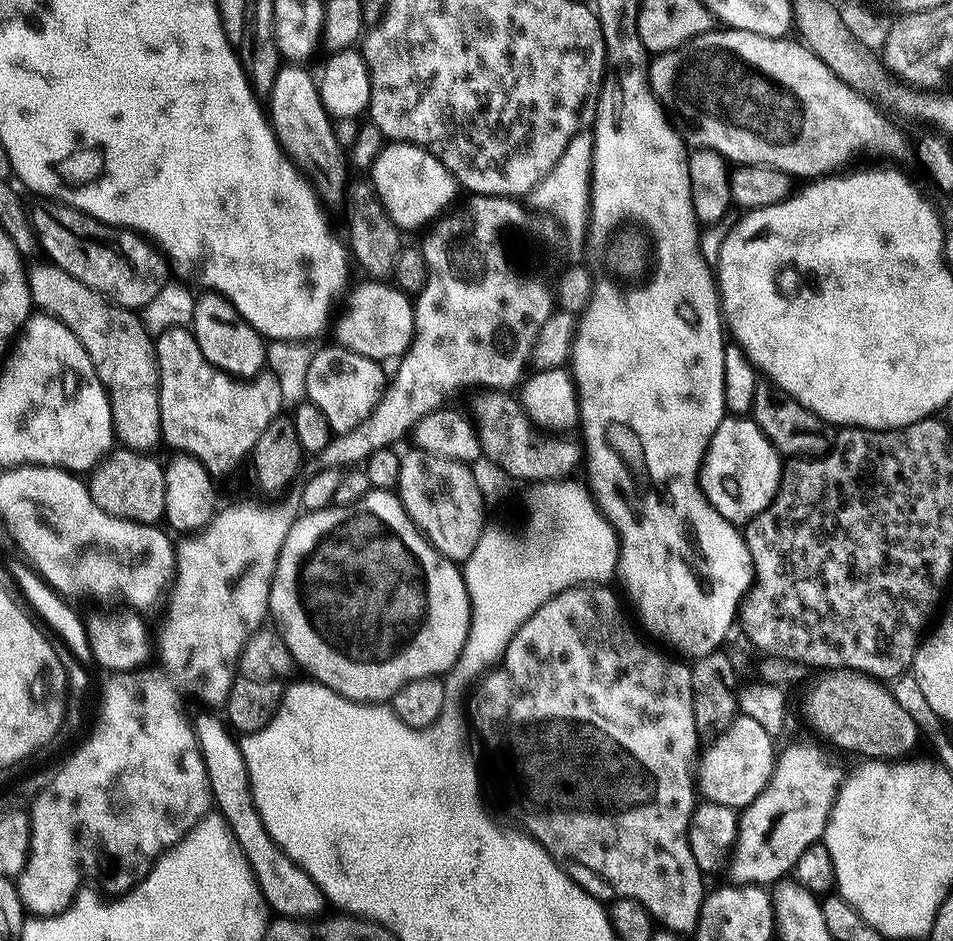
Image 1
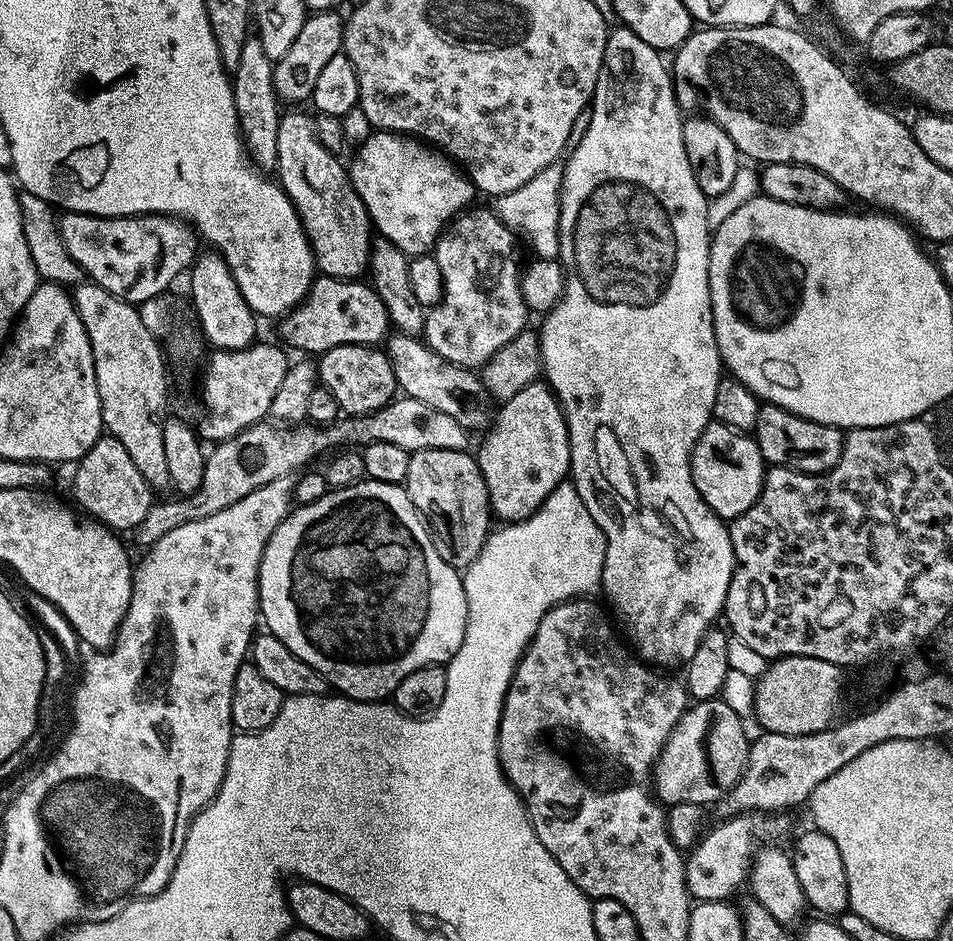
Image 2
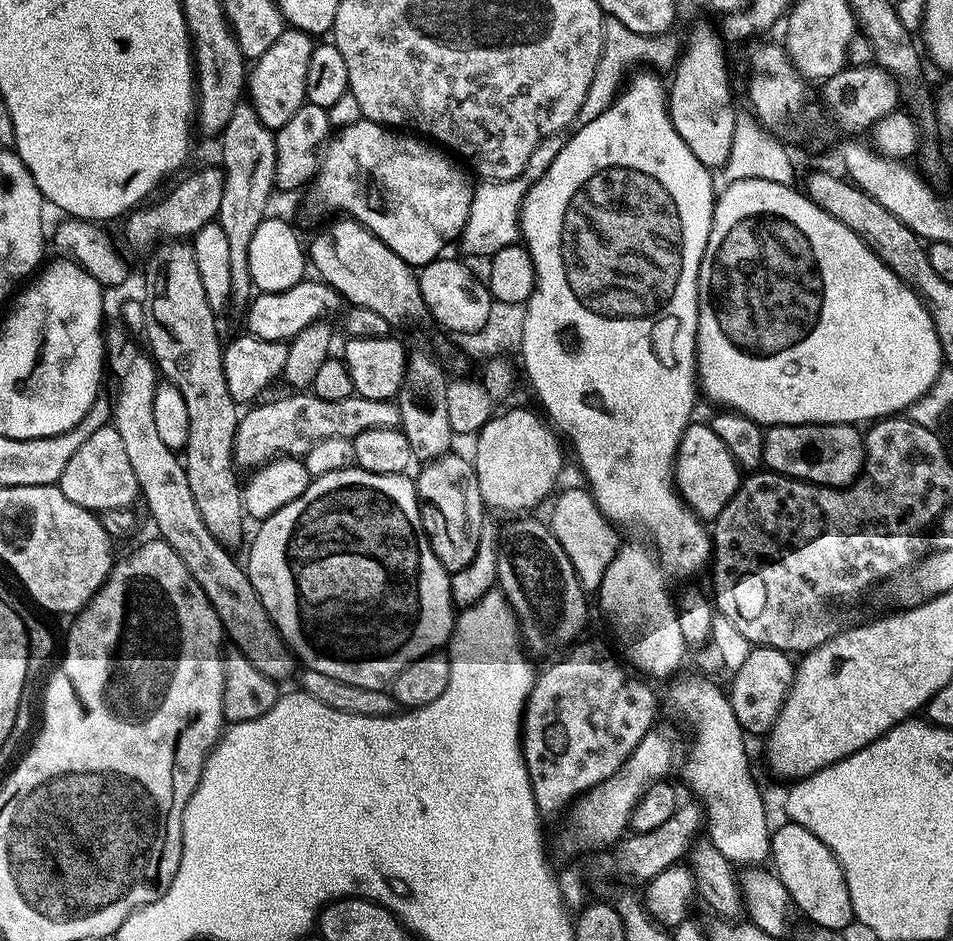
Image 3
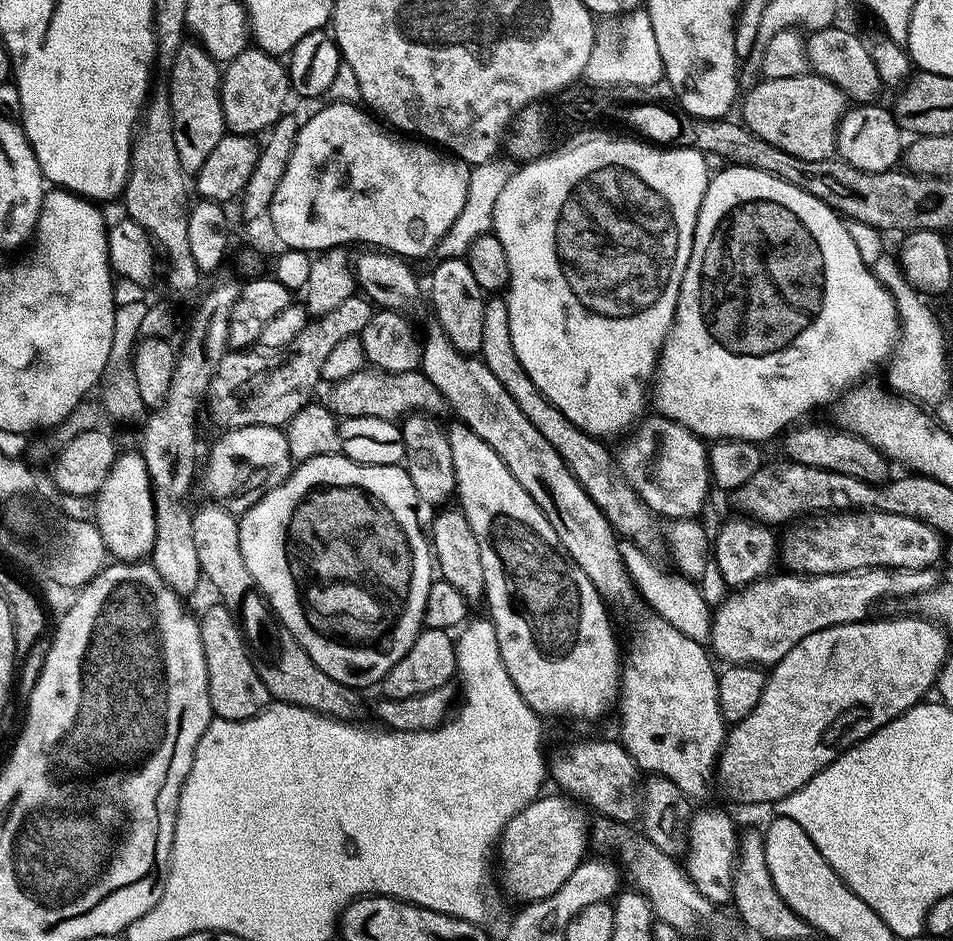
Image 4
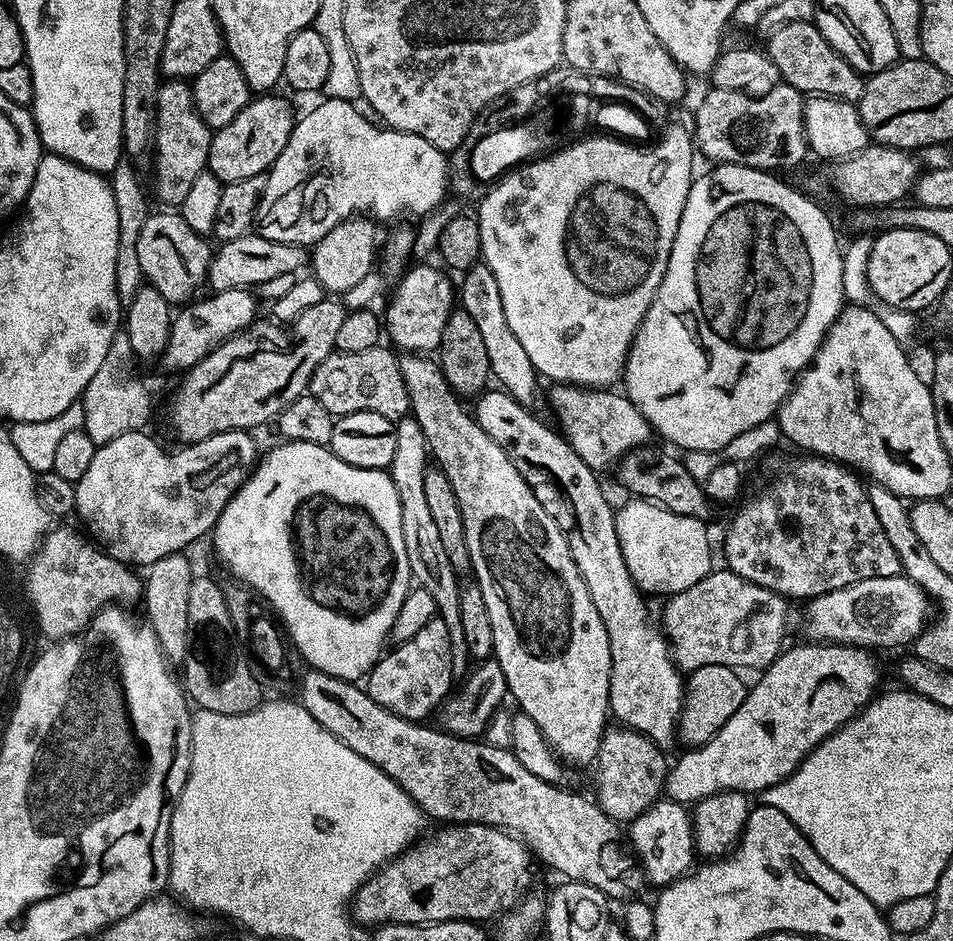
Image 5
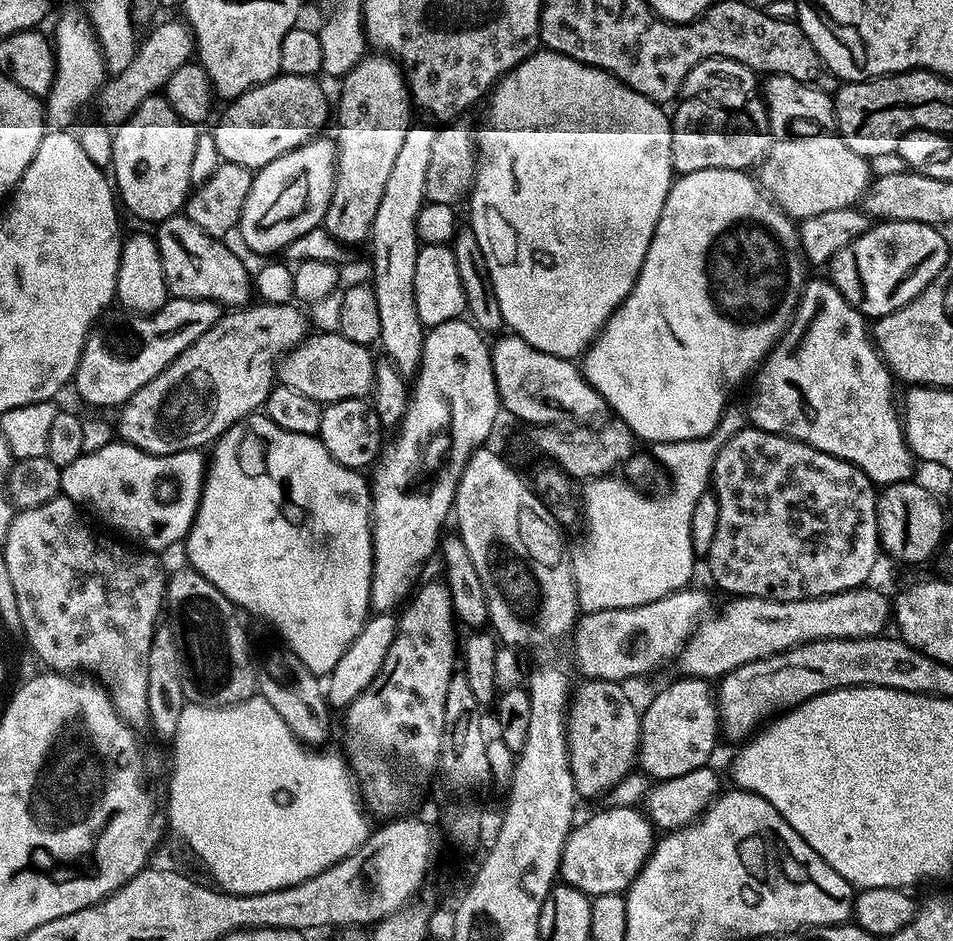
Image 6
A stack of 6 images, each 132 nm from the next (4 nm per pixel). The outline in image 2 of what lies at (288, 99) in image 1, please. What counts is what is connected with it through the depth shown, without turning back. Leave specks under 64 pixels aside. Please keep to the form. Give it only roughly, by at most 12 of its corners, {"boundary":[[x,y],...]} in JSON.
{"boundary":[[285,111],[278,183],[317,269],[368,268],[370,217],[313,117]]}

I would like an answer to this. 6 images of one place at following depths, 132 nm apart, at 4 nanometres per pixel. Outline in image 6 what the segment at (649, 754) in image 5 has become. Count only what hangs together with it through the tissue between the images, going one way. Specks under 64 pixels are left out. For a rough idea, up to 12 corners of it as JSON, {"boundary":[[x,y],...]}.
{"boundary":[[615,680],[570,704],[577,797],[603,797],[637,767],[641,709]]}

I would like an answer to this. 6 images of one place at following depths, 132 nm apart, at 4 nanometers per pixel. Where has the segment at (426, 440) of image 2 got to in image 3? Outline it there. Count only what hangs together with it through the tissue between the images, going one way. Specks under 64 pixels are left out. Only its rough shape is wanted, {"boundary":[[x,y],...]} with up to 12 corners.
{"boundary":[[311,392],[239,417],[233,462],[254,470],[326,438],[401,427],[399,406]]}

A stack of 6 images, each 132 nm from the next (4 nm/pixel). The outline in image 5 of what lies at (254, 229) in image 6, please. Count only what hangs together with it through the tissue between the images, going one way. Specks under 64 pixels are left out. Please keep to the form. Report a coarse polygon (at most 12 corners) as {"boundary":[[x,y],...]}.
{"boundary":[[351,100],[297,119],[255,231],[314,246],[367,212],[423,218],[449,157]]}

